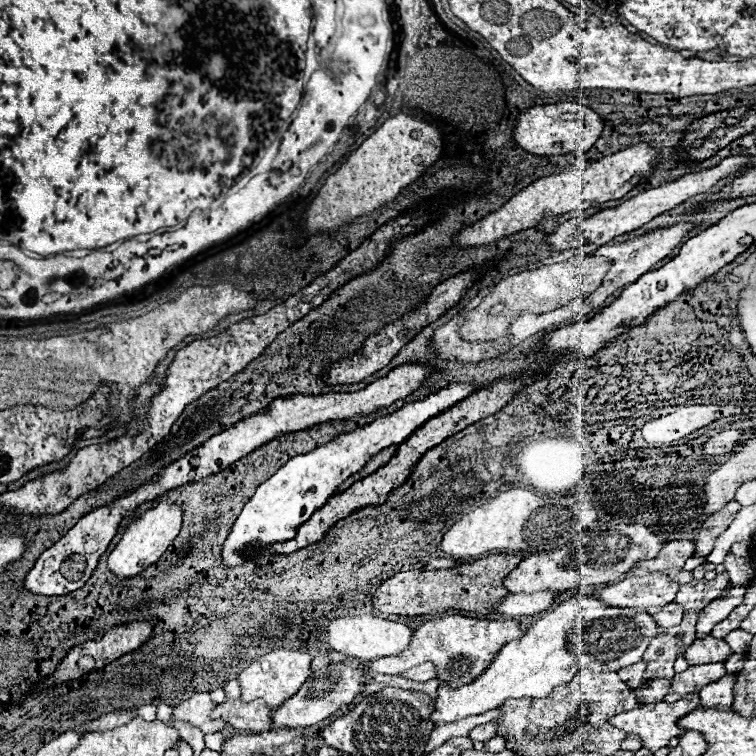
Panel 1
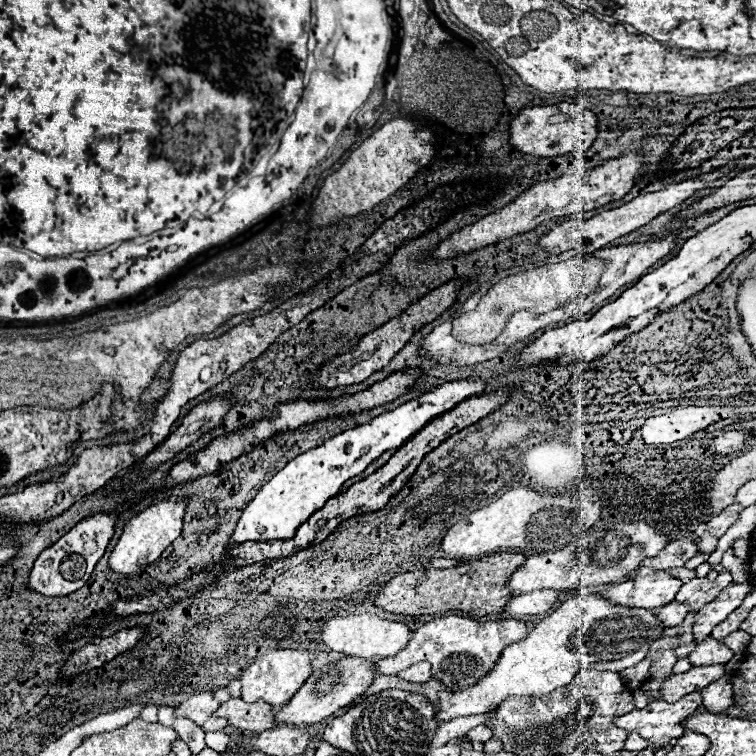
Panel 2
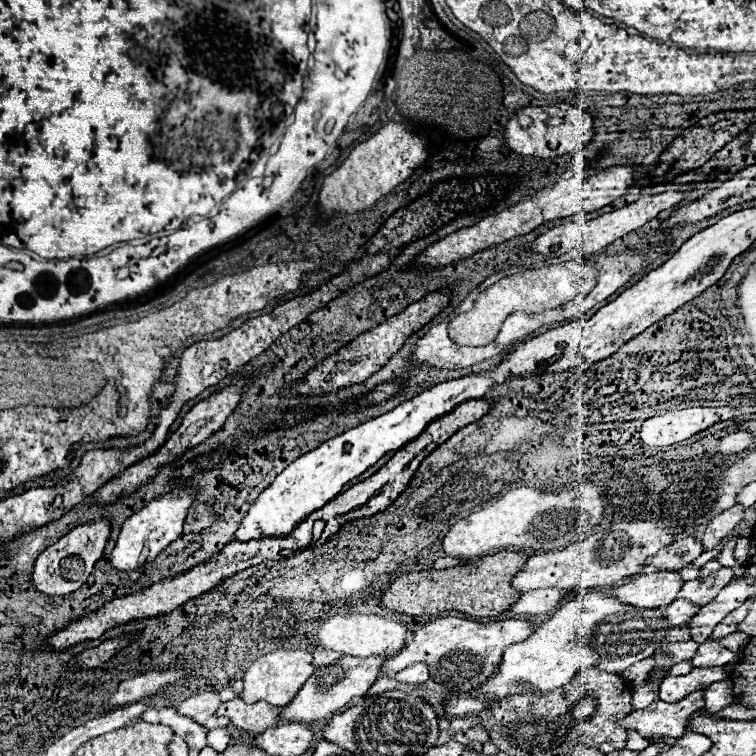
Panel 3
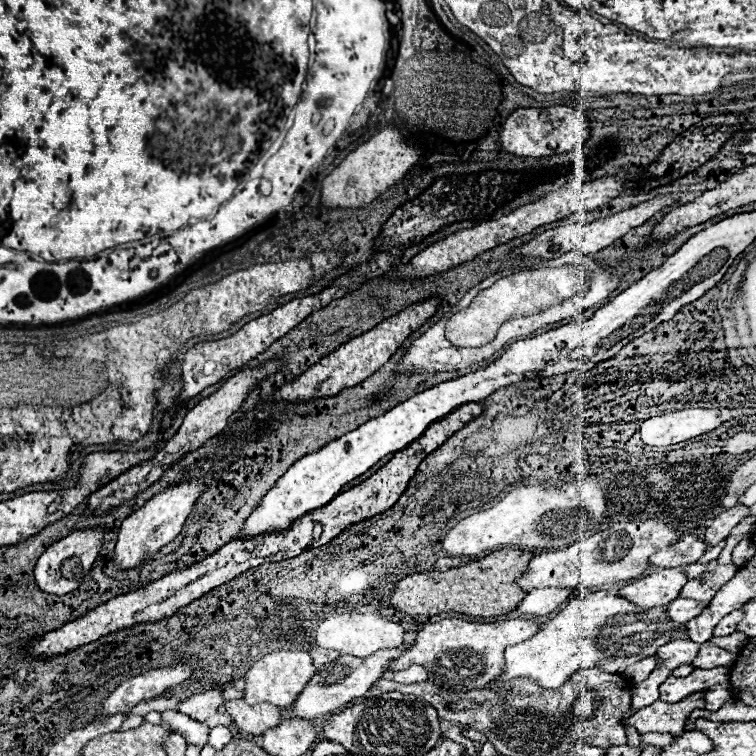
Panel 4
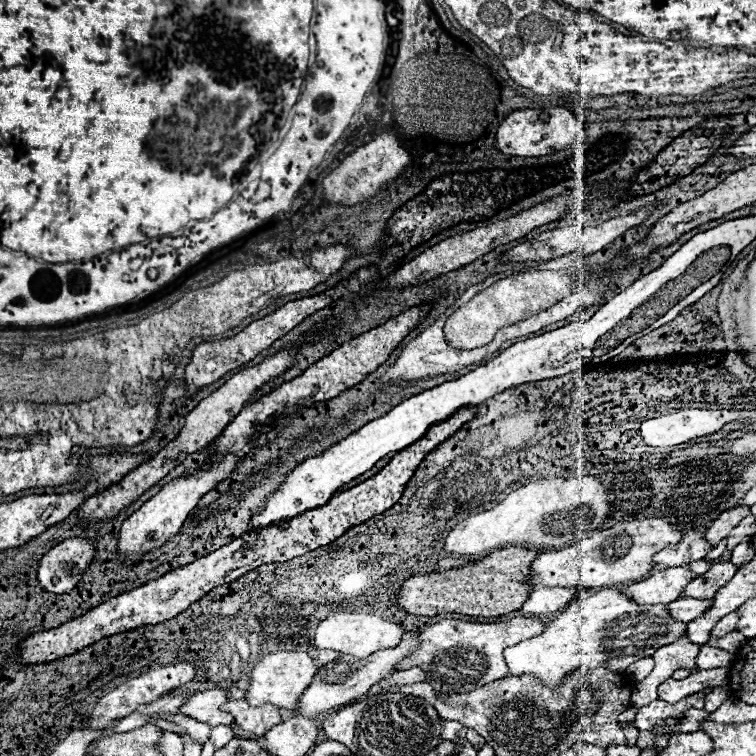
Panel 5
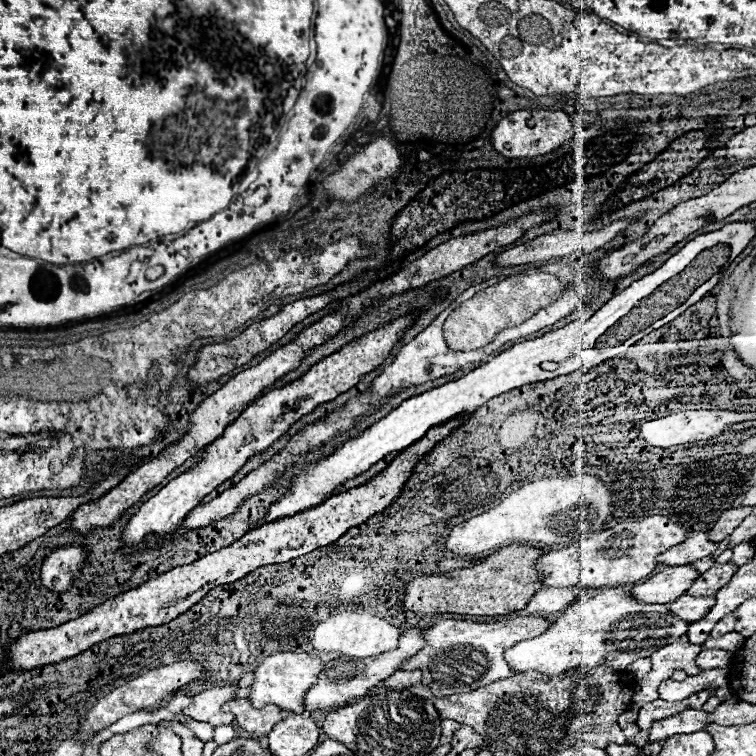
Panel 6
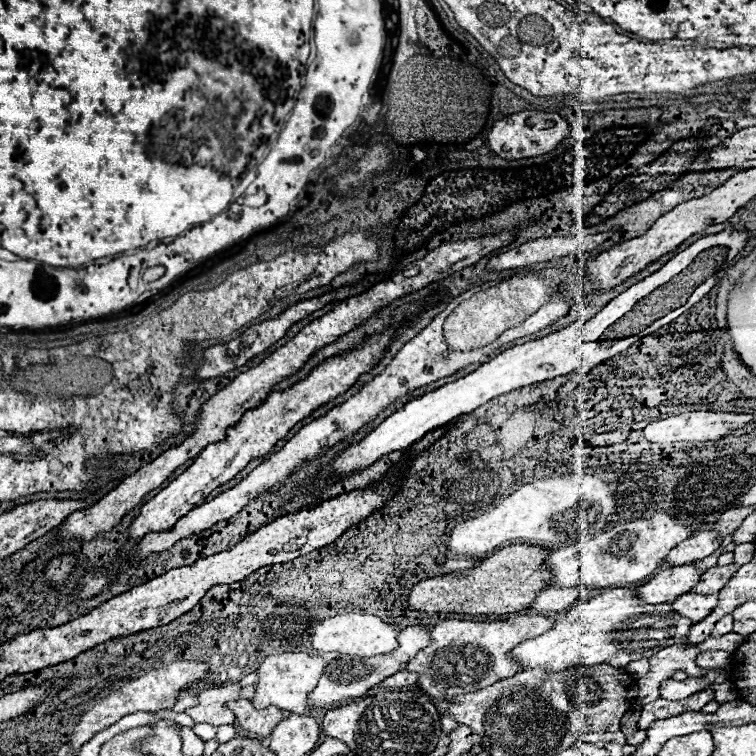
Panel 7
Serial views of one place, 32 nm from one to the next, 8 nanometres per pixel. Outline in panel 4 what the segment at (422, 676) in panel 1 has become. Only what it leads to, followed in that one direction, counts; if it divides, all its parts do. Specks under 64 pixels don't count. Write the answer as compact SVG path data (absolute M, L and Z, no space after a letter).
M410 666L408 670L400 670L394 674L394 680L400 684L414 684L414 682L424 682L428 680L428 672L424 670L424 666Z

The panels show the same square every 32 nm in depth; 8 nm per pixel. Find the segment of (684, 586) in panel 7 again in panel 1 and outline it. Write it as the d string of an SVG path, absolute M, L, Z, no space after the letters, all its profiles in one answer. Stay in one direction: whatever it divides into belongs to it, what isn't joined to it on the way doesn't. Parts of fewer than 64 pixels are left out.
M656 572L646 576L628 576L618 584L594 592L592 596L612 608L634 608L656 614L664 608L664 604L674 602L678 588L678 582L672 582L666 574Z

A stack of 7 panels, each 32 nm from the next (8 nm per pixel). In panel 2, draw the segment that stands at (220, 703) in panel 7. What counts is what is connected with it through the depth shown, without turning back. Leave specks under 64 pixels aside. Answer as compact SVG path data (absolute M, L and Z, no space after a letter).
M202 692L184 700L180 706L176 706L174 714L180 718L192 720L196 726L204 728L204 732L216 732L228 726L224 718L212 718L212 712L216 710L216 706L220 706L220 702L216 702L210 692Z

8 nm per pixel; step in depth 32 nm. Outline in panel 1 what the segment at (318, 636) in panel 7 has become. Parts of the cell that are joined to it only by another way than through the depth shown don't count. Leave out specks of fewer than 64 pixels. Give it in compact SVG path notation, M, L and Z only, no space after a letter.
M372 614L364 616L346 616L346 618L336 618L328 624L326 638L330 642L330 648L336 652L342 652L346 656L354 656L360 660L374 660L382 656L396 656L408 648L408 642L412 640L412 628L408 628L402 622L392 622L392 620L382 620Z

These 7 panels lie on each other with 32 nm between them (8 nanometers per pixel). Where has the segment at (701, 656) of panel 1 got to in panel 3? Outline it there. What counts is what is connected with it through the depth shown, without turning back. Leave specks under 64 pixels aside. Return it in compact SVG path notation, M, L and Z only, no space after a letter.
M708 638L708 642L702 642L698 646L698 650L690 662L692 662L692 666L726 666L734 658L736 658L734 652L720 646L712 638Z

